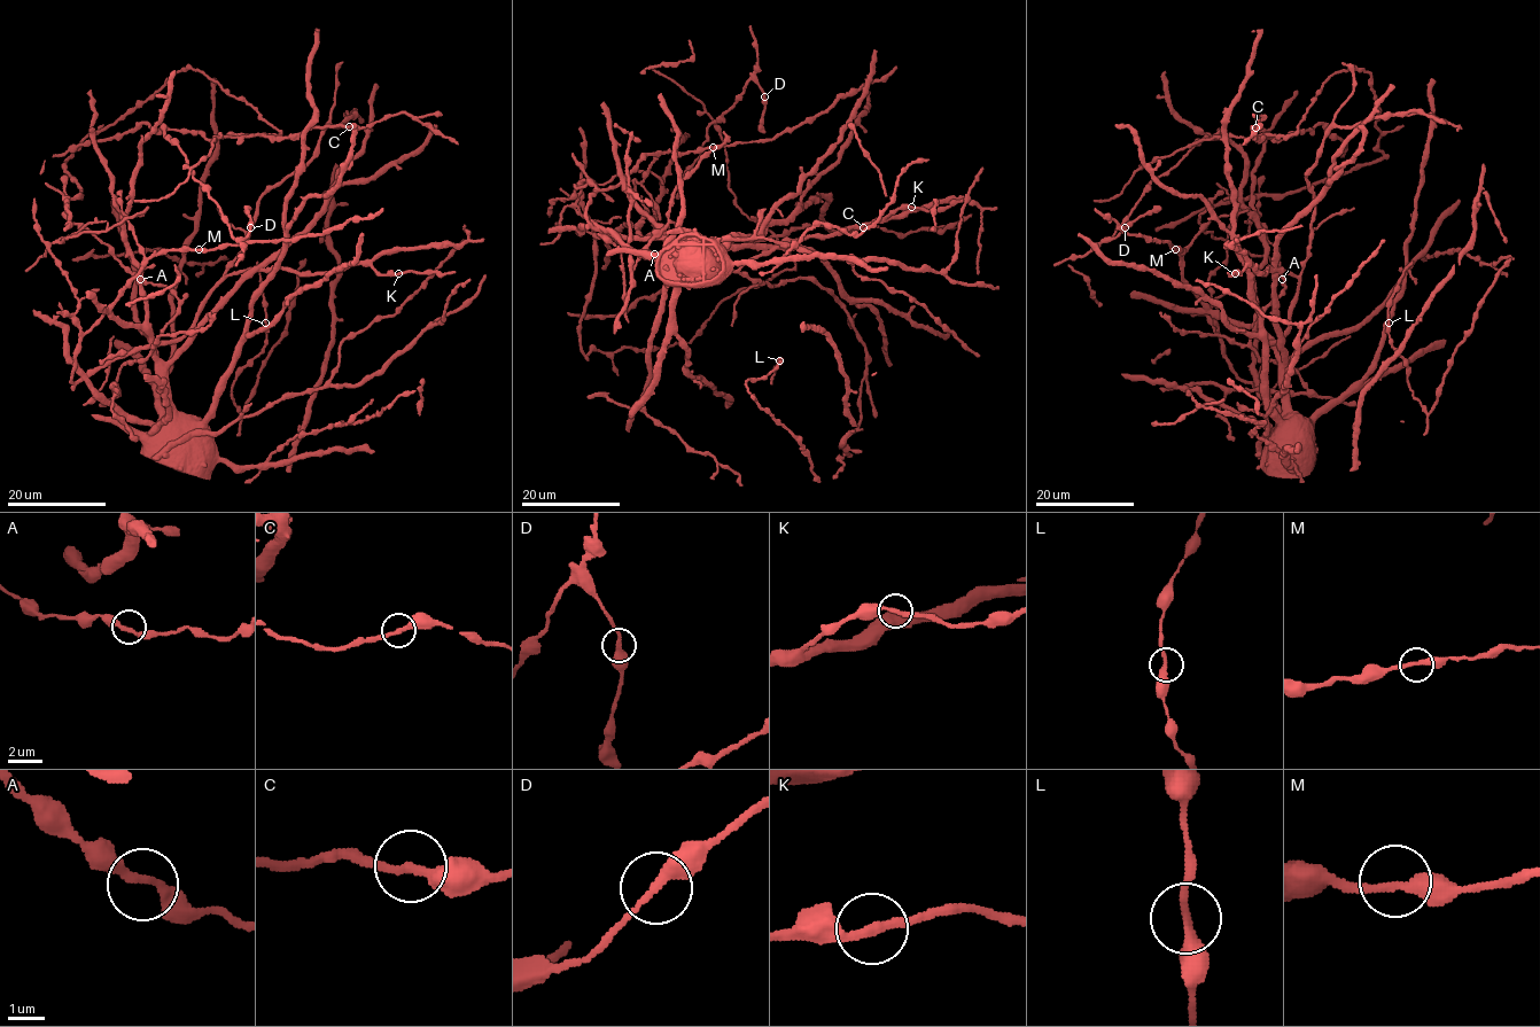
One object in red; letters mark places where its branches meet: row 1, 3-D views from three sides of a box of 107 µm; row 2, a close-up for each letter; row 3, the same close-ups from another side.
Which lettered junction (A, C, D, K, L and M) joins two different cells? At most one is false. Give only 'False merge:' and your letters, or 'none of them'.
False merge: none of them

